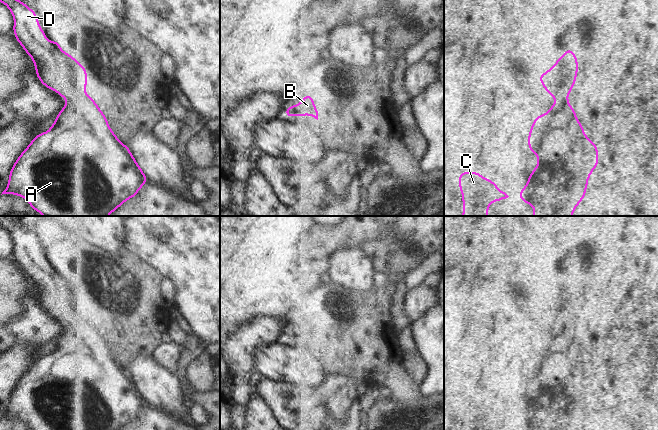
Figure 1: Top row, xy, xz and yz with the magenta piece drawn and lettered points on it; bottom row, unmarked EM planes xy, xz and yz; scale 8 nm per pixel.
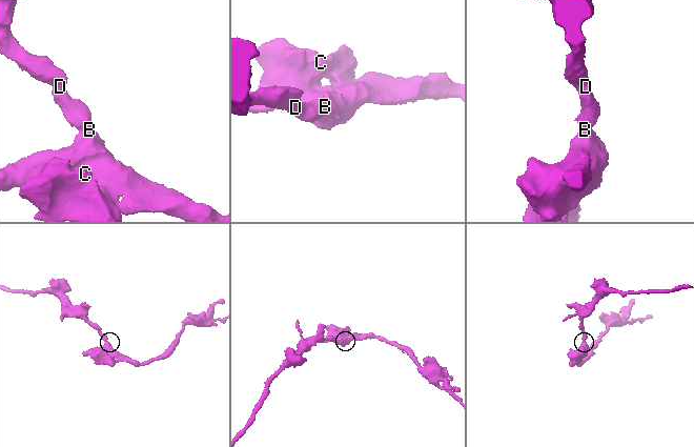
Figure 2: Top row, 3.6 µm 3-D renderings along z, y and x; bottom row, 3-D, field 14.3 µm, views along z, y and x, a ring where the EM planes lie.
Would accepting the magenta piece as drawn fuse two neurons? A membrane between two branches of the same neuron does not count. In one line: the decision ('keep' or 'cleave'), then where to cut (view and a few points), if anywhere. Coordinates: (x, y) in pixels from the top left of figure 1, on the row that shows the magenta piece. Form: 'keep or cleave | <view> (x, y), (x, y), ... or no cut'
keep | no cut

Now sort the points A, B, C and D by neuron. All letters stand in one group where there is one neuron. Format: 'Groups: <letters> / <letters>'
Groups: A B C D.

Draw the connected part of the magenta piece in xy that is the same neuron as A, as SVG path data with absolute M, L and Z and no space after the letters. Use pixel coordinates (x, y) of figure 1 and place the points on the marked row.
M0 0L10 10L15 39L32 58L35 74L49 90L54 90L68 102L57 114L56 120L47 132L35 136L13 164L7 188L2 194L23 197L28 204L43 216L109 216L124 202L137 195L148 178L124 145L109 127L107 117L97 103L85 92L87 69L73 56L60 48L60 43L47 39L39 24L36 12L20 0Z

